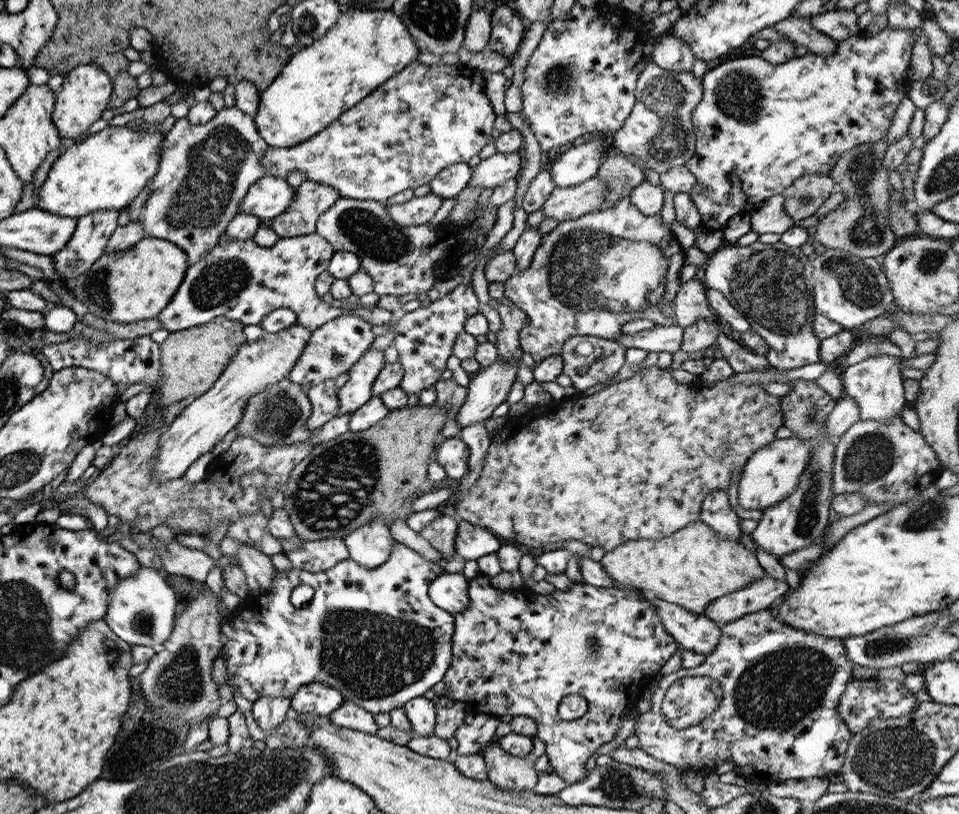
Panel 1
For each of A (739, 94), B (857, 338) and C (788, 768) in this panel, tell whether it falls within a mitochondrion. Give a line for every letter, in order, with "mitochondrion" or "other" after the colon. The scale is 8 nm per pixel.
A: mitochondrion
B: other
C: other

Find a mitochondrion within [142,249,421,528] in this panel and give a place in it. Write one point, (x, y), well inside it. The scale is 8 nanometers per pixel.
(221, 280)

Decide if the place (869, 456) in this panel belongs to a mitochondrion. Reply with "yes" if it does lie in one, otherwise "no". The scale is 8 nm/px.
yes

